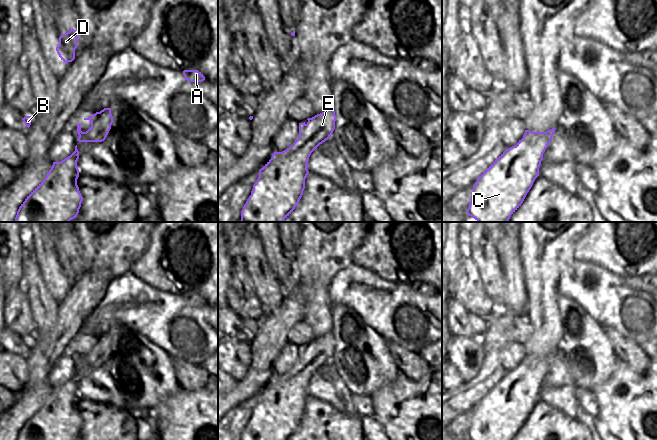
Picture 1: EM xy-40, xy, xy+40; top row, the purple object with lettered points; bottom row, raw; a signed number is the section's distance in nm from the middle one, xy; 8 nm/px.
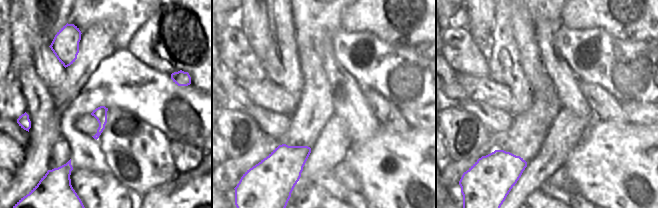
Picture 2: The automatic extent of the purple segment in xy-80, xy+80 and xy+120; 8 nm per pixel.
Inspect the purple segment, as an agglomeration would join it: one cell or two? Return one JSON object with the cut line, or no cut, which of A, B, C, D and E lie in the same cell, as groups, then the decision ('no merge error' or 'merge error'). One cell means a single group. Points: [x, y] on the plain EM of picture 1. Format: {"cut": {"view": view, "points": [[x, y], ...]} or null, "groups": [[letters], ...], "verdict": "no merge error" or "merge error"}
{"cut": {"view": "xy+40", "points": [[523, 361], [526, 365], [533, 365], [536, 371], [545, 372]]}, "groups": [["A", "B", "D", "E"], ["C"]], "verdict": "merge error"}

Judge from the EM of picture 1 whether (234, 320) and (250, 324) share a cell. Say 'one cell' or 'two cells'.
two cells

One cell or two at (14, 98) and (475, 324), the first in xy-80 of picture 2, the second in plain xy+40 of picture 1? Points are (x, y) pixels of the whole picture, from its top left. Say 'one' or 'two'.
two

